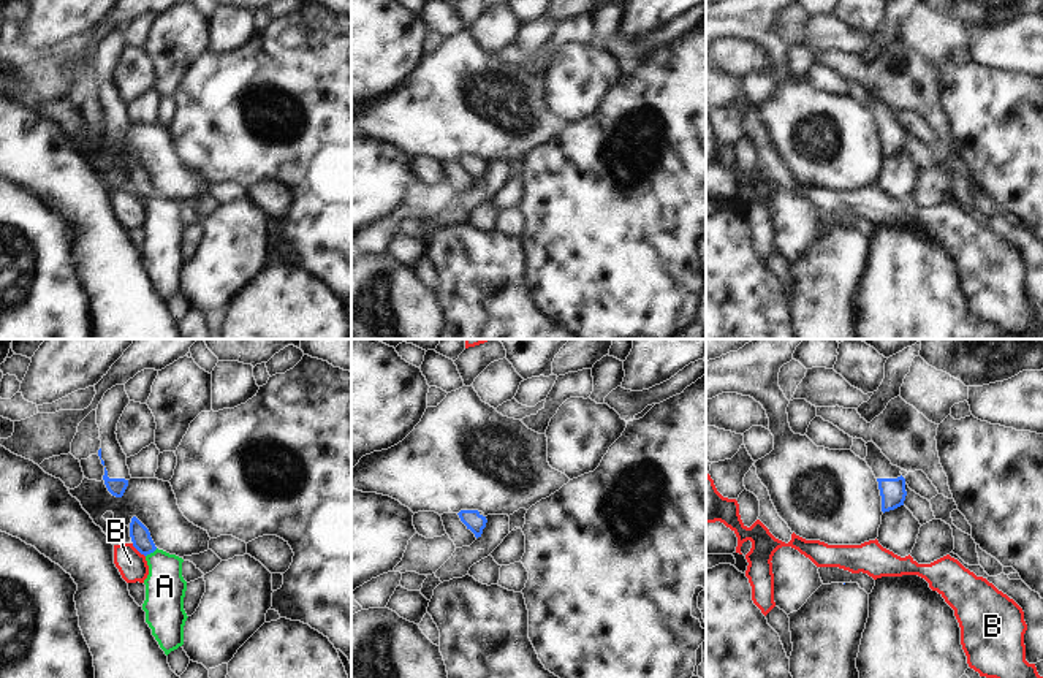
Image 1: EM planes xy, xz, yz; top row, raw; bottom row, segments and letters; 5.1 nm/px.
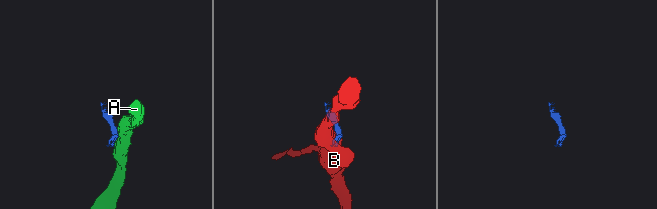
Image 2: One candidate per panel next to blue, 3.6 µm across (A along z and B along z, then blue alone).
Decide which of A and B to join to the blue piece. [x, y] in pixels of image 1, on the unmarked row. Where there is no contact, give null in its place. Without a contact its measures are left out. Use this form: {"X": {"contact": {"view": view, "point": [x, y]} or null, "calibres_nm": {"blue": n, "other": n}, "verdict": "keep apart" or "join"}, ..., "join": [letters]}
{"A": {"contact": {"view": "xy", "point": [151, 197]}, "calibres_nm": {"blue": 100, "other": 200}, "verdict": "keep apart"}, "B": {"contact": {"view": "xy", "point": [138, 195]}, "calibres_nm": {"blue": 100, "other": 150}, "verdict": "keep apart"}, "join": []}

